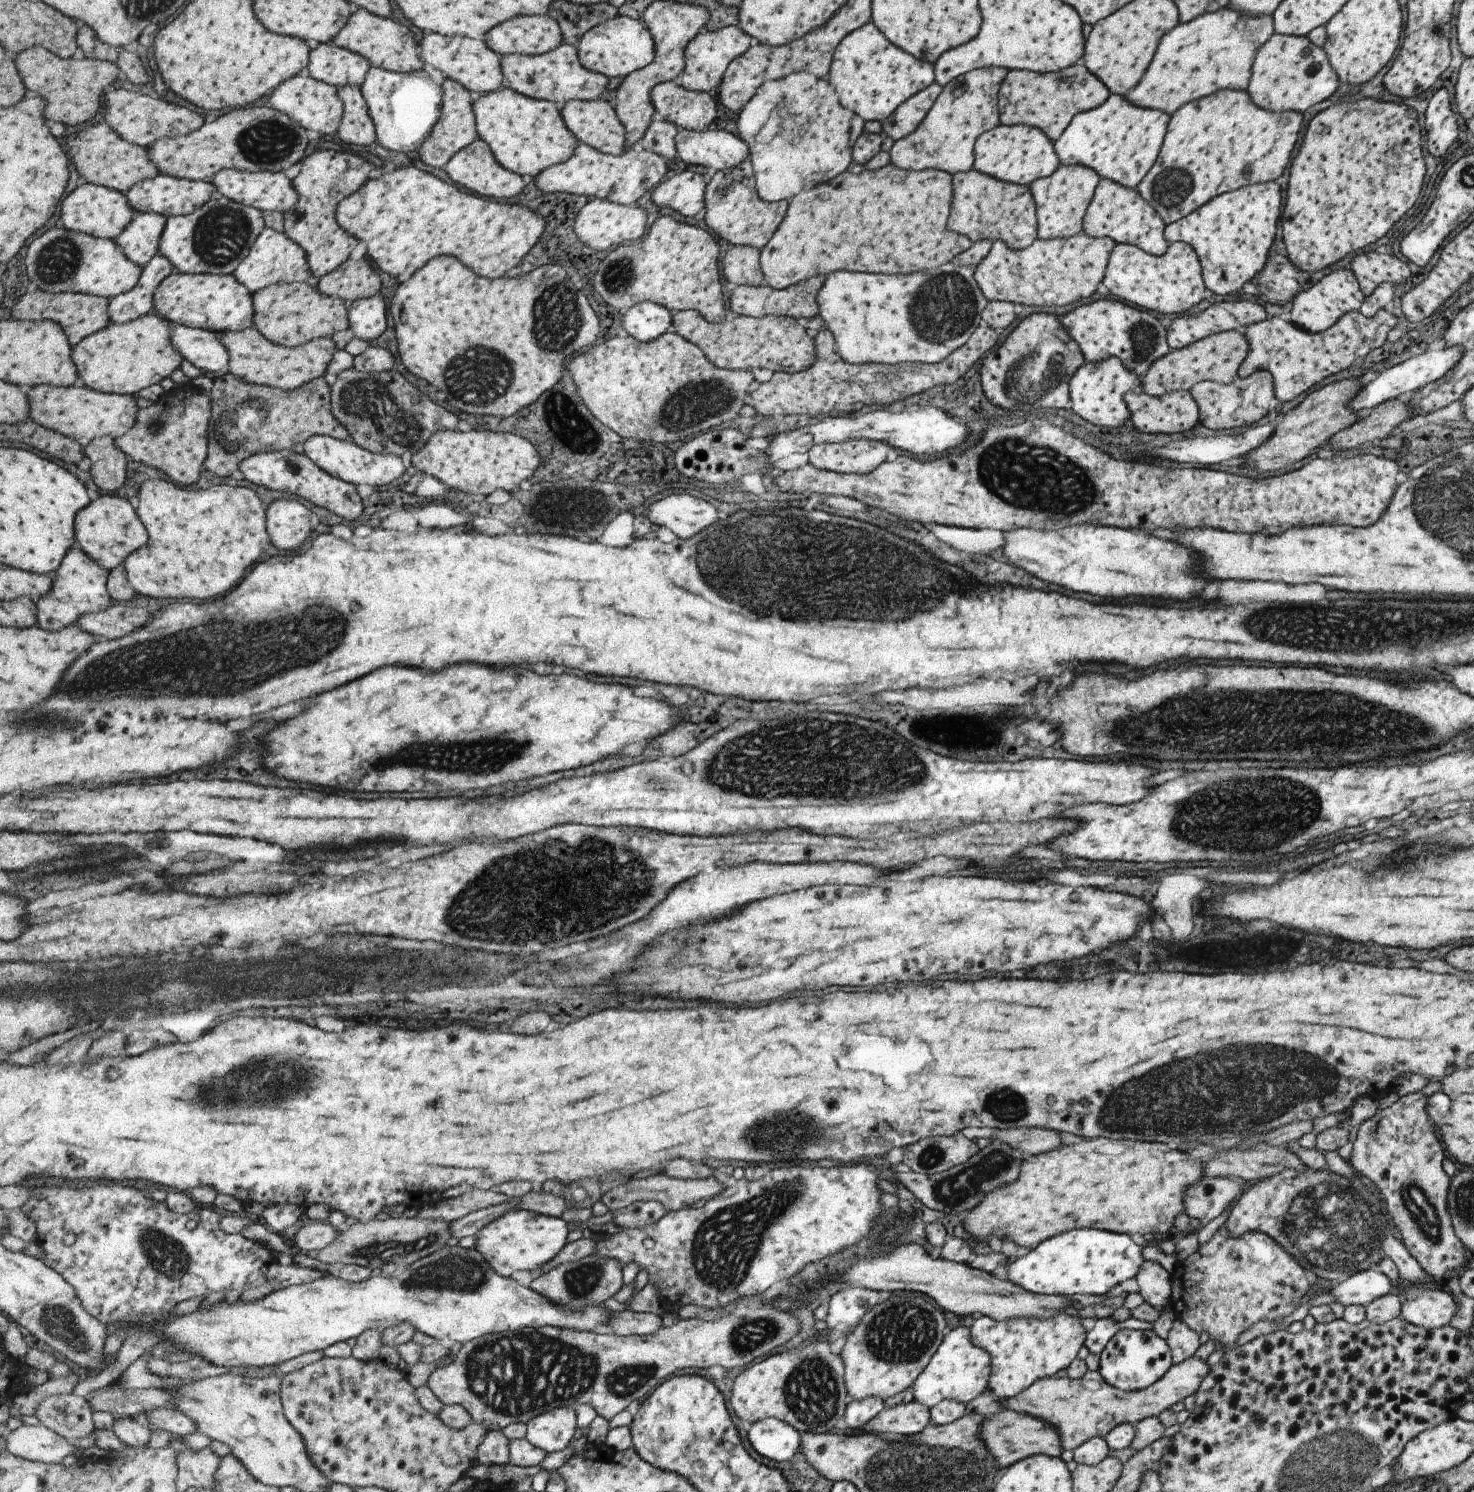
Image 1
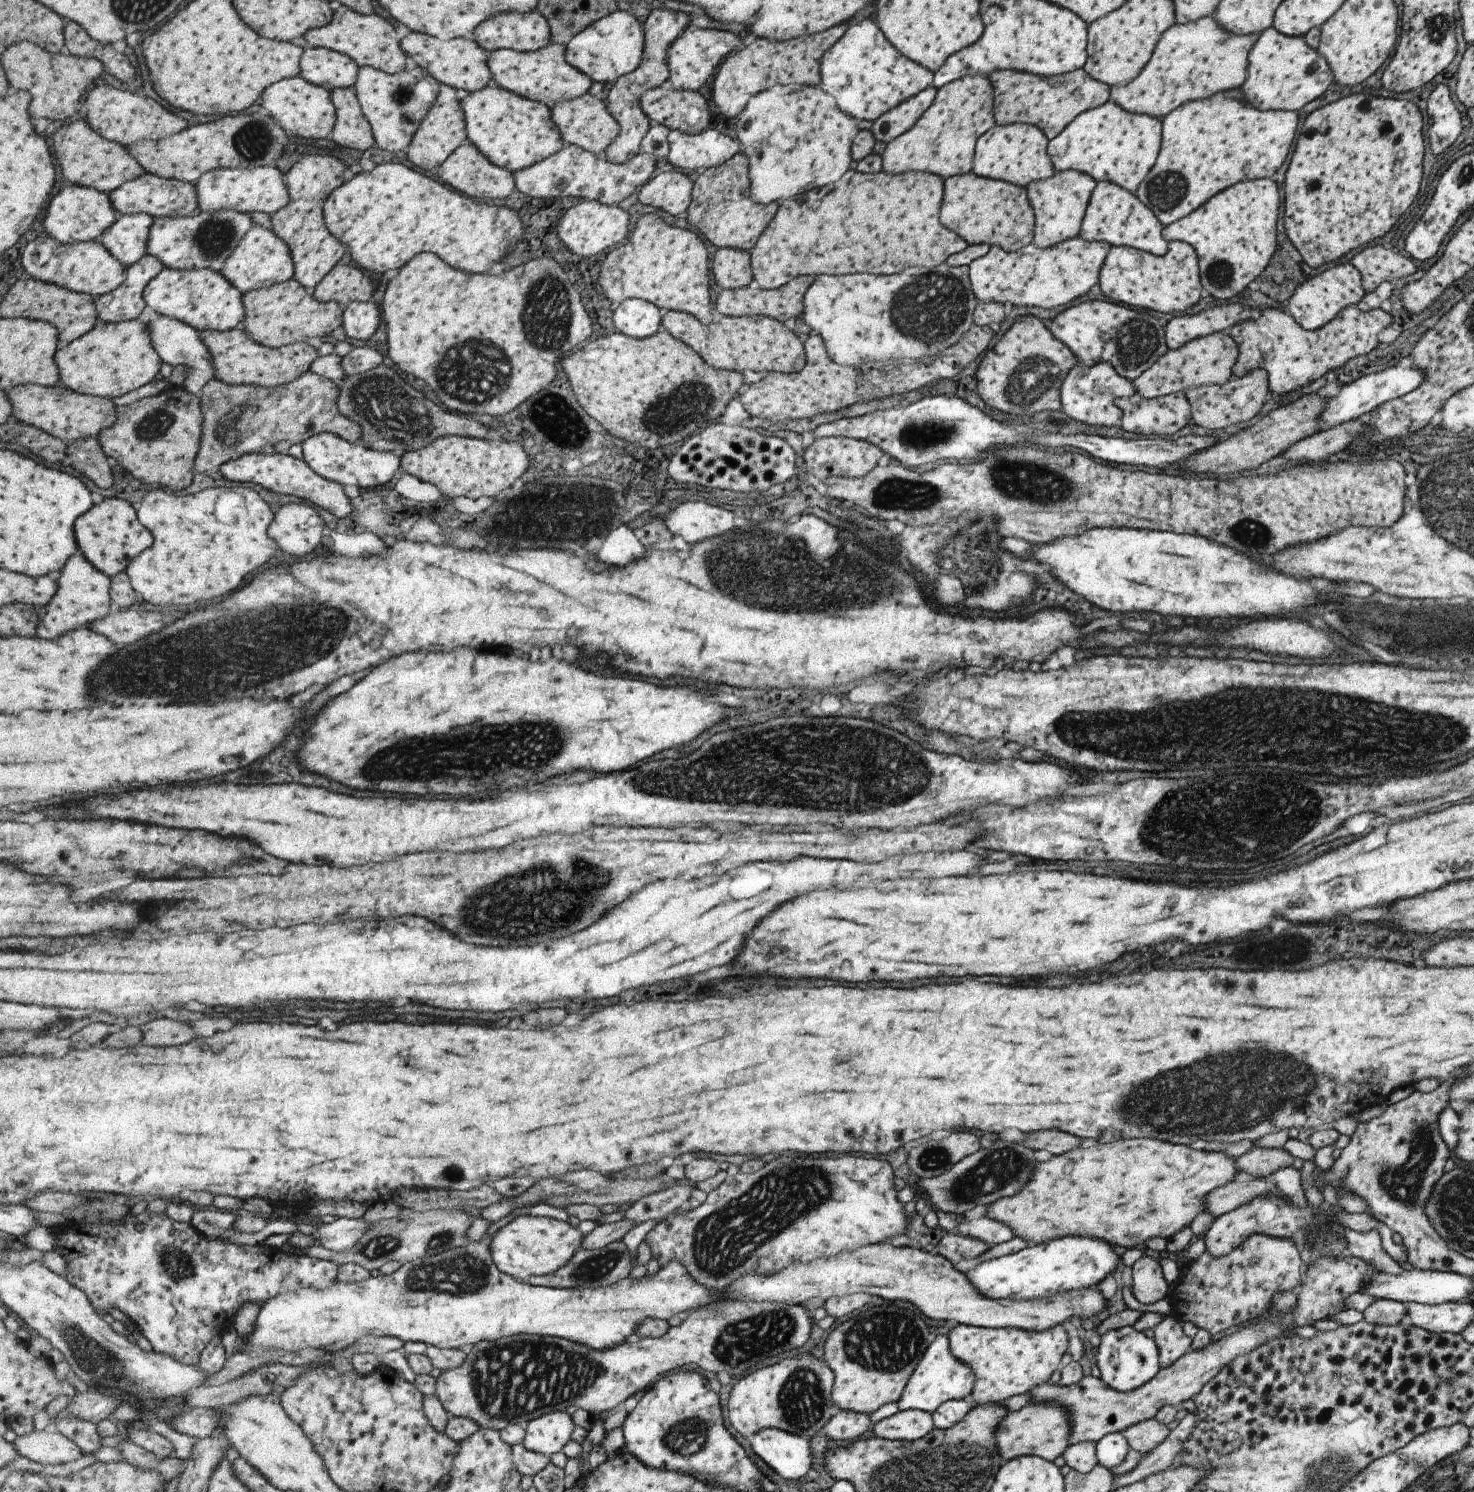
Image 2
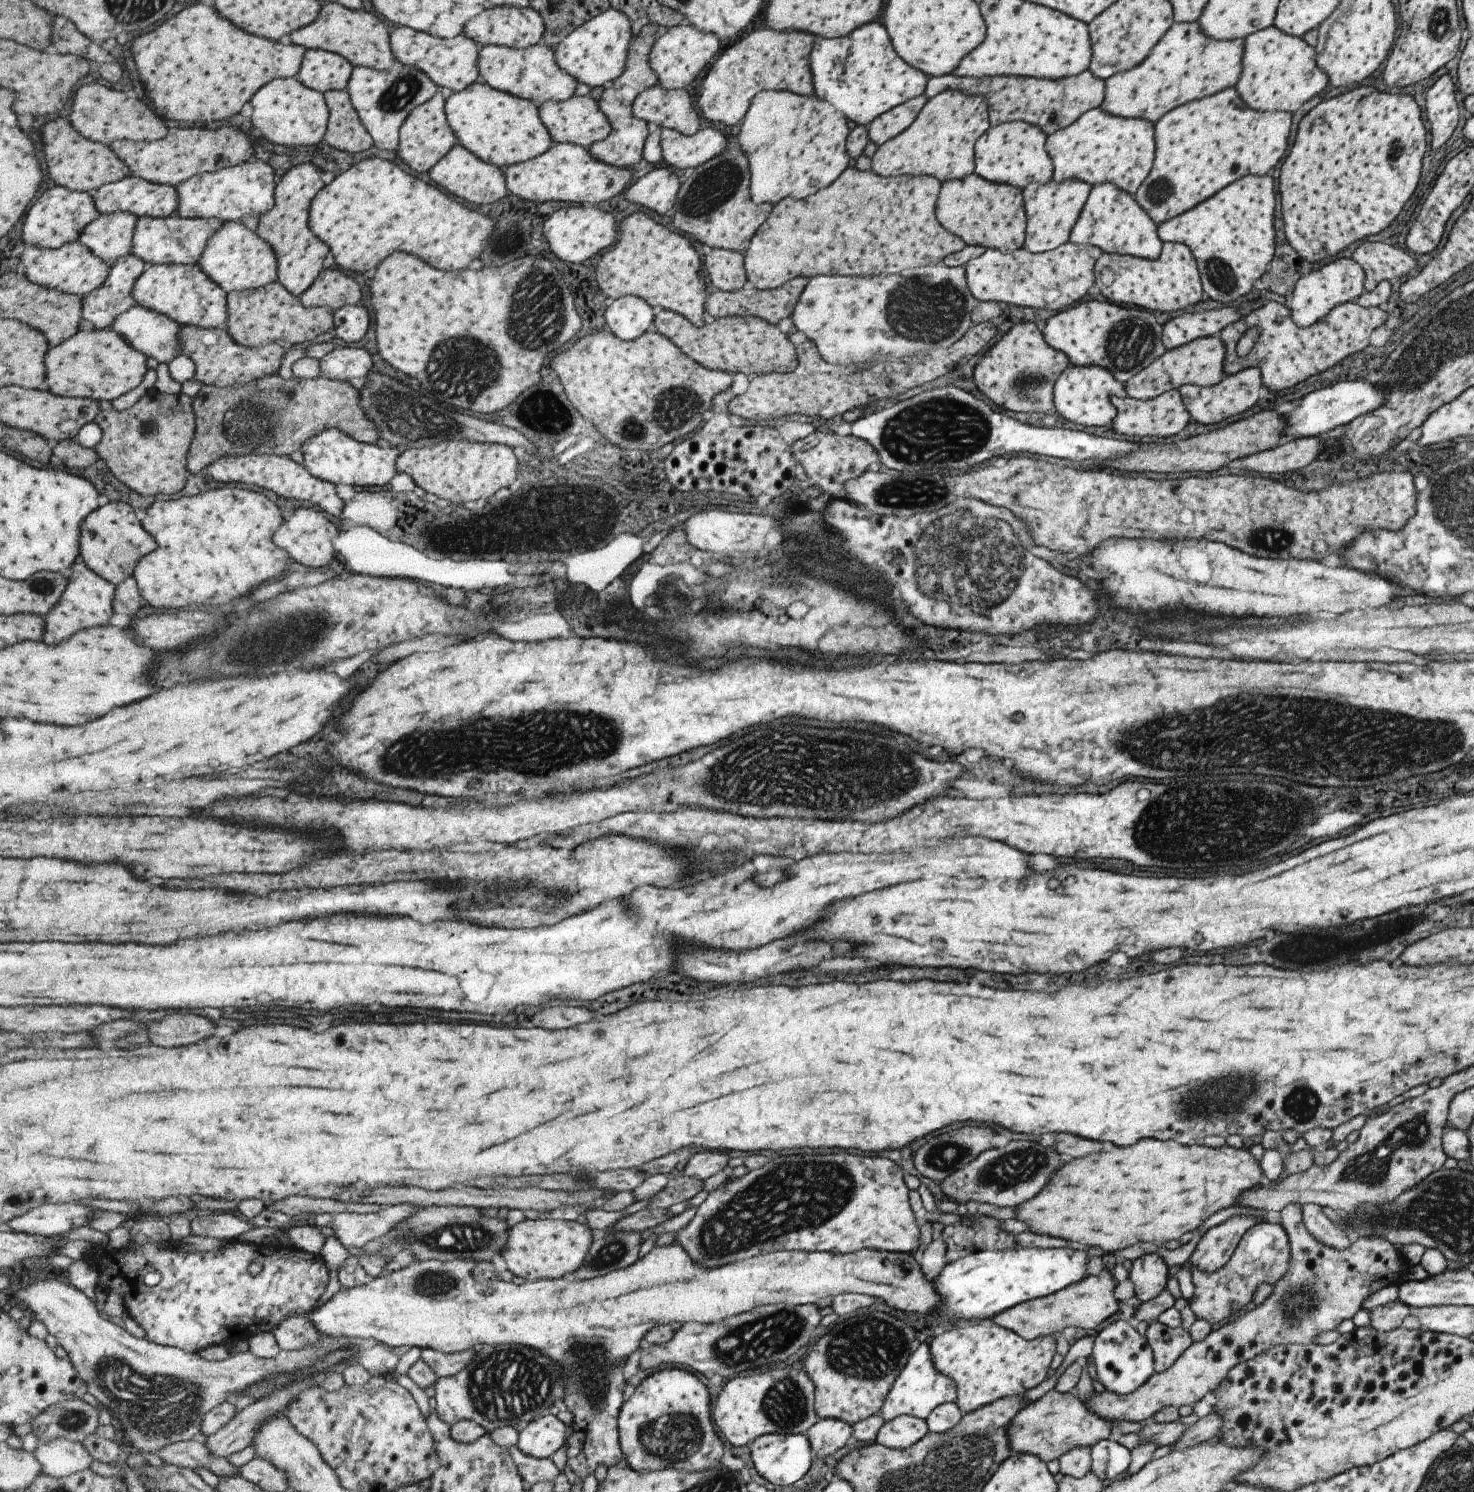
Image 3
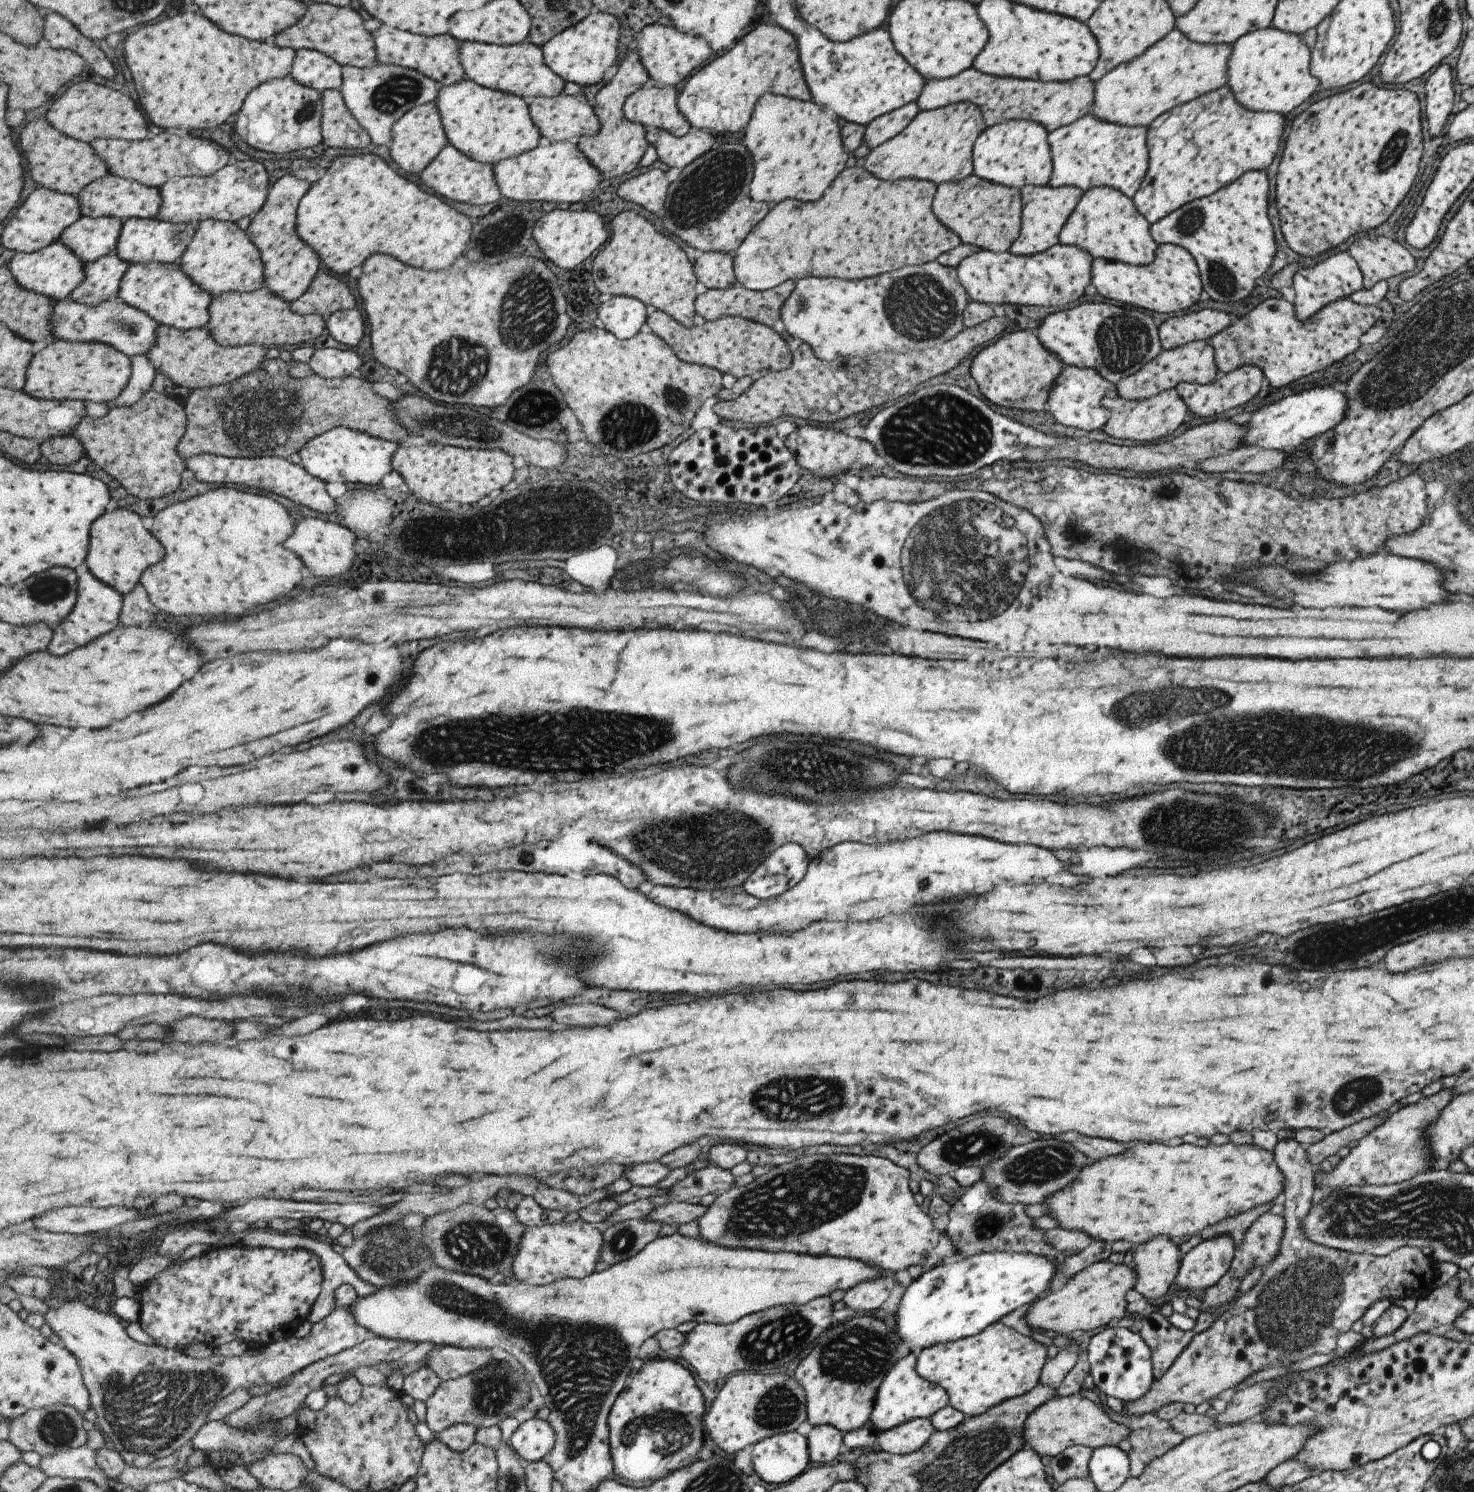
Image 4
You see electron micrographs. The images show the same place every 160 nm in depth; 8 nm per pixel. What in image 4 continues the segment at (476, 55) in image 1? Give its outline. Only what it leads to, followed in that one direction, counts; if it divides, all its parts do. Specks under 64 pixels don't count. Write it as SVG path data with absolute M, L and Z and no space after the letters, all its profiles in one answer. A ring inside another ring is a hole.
M382 24L377 30L373 30L371 34L373 34L373 40L375 41L379 63L400 65L401 67L417 70L444 86L457 84L463 78L467 78L463 64L461 64L462 42L449 34L429 37L402 31L399 28L391 28L391 26L385 24Z

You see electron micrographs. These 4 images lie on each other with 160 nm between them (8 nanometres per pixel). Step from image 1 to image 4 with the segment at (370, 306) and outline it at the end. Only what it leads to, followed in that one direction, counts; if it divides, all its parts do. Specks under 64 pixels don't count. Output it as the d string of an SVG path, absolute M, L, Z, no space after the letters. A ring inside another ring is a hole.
M357 308L341 310L327 319L332 338L346 347L357 346L365 336L365 320Z

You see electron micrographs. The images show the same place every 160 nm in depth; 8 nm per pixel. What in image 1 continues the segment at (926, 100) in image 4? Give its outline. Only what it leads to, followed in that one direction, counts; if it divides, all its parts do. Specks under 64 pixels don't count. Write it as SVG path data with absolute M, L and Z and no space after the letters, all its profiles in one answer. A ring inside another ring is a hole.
M1082 62L1053 74L1012 69L1005 74L1005 79L999 86L998 120L1000 125L1023 124L1037 128L1053 142L1064 131L1073 116L1099 106L1109 95L1110 92L1105 85L1093 76Z

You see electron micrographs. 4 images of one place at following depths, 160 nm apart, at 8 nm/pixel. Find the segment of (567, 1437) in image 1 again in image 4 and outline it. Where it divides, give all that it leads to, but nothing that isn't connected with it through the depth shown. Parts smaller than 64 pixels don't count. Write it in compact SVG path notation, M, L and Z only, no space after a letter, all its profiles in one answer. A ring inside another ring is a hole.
M534 1417L518 1426L511 1441L512 1448L525 1463L541 1461L556 1447L556 1429L548 1419Z

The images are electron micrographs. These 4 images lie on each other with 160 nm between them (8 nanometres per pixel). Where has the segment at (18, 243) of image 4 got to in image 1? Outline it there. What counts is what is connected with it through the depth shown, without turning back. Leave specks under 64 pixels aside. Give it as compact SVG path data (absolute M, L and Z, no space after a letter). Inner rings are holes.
M86 182L65 198L63 224L72 231L111 240L117 238L133 222L135 212L125 193Z

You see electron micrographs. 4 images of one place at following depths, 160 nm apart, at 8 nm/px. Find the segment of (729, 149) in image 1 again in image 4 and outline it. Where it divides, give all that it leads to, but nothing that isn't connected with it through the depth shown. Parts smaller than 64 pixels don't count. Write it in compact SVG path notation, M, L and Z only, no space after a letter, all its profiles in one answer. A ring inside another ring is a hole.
M653 127L649 128L647 138L659 161L668 167L683 169L711 148L714 137L705 130L693 127L681 137L672 136L665 130Z

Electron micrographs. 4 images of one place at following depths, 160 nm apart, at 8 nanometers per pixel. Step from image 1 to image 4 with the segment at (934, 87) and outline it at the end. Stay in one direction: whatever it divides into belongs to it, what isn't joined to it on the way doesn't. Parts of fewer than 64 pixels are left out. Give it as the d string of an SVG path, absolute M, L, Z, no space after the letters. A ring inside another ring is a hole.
M914 101L871 120L864 127L862 143L869 149L880 146L883 142L894 138L903 128L906 128L907 124L919 112Z

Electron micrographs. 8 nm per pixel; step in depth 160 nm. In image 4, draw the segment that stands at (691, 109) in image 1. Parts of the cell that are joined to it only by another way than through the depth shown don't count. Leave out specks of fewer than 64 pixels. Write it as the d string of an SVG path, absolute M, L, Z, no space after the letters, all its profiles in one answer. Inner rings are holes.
M649 82L624 101L623 116L634 123L665 130L672 136L681 137L690 128L675 106L677 90L660 88Z

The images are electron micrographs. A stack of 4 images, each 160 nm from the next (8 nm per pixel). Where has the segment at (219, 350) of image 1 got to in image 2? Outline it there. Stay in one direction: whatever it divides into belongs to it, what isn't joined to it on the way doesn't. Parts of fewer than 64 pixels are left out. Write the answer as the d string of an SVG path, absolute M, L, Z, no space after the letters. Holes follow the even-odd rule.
M160 315L156 320L147 324L152 330L152 343L164 362L173 367L177 366L177 364L183 364L190 368L183 388L189 388L189 392L193 392L194 395L201 395L202 390L209 384L209 381L215 378L216 366L214 365L214 356L202 339L200 331L190 324L165 315Z

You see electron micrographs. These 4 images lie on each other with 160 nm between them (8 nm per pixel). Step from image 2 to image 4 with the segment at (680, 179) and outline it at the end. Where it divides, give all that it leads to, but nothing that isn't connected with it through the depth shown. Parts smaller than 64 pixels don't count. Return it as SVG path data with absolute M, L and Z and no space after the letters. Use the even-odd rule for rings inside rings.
M651 168L619 184L617 195L625 202L639 205L650 213L660 214L668 185L665 172L661 168Z

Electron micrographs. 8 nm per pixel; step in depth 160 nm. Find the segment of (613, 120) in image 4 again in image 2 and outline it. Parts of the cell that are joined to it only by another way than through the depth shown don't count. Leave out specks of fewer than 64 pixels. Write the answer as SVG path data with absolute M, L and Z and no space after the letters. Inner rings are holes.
M659 7L651 11L644 20L644 58L635 71L620 76L613 84L608 86L603 94L607 109L620 125L620 134L614 142L603 153L604 158L613 163L624 163L632 159L637 150L639 142L643 142L647 134L647 115L642 111L640 100L645 91L659 87L667 83L668 66L666 65L666 53L669 45L689 26L690 18L683 12L673 12L671 9Z

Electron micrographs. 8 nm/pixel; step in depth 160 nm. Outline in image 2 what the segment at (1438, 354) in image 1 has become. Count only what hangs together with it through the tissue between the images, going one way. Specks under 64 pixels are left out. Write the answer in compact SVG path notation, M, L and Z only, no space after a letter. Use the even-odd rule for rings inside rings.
M1394 365L1376 373L1362 375L1355 381L1343 385L1337 396L1327 398L1326 407L1322 409L1320 414L1321 424L1323 424L1323 428L1328 429L1342 422L1352 421L1380 404L1416 389L1423 382L1423 379L1424 372L1413 365L1403 368Z

